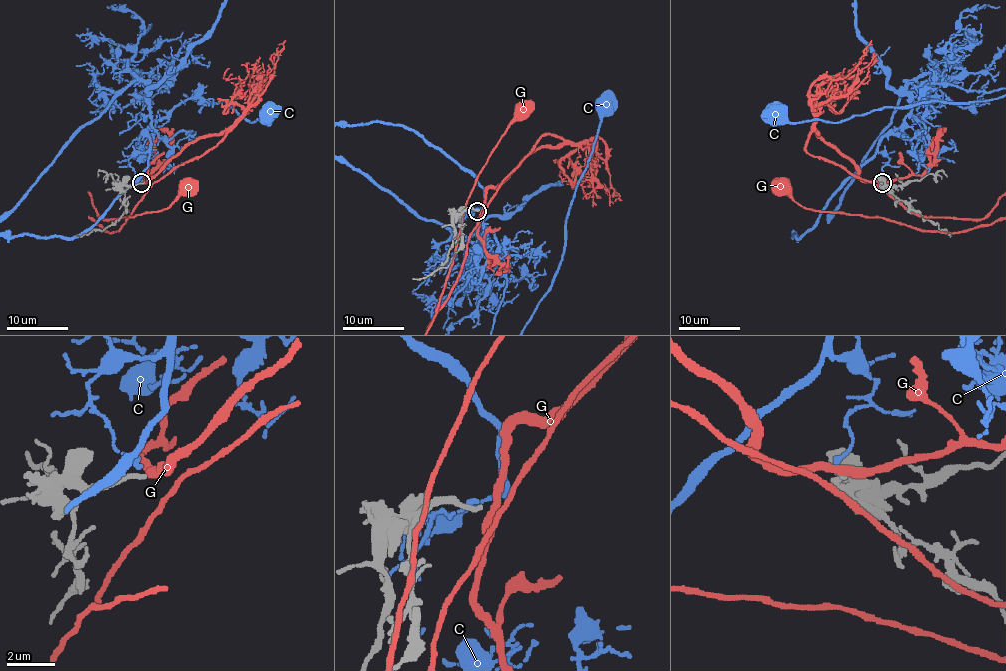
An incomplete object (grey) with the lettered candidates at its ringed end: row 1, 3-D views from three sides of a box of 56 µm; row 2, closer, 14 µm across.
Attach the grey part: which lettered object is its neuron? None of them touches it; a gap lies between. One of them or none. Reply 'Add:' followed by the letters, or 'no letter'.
Add: no letter

